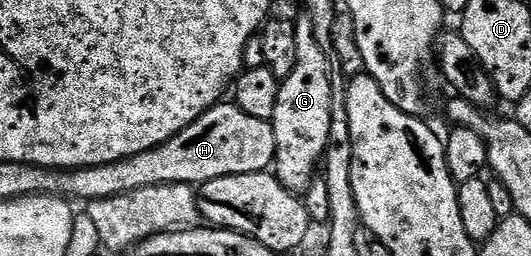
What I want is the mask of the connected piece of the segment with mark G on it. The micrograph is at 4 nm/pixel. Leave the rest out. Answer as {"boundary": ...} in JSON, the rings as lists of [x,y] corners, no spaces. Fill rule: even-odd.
{"boundary":[[[297,19],[295,25],[294,70],[290,70],[288,77],[280,82],[278,106],[274,106],[270,123],[276,147],[275,178],[286,190],[303,194],[317,179],[324,151],[327,150],[331,124],[331,76],[334,68],[330,56],[318,46],[310,20]]]}

